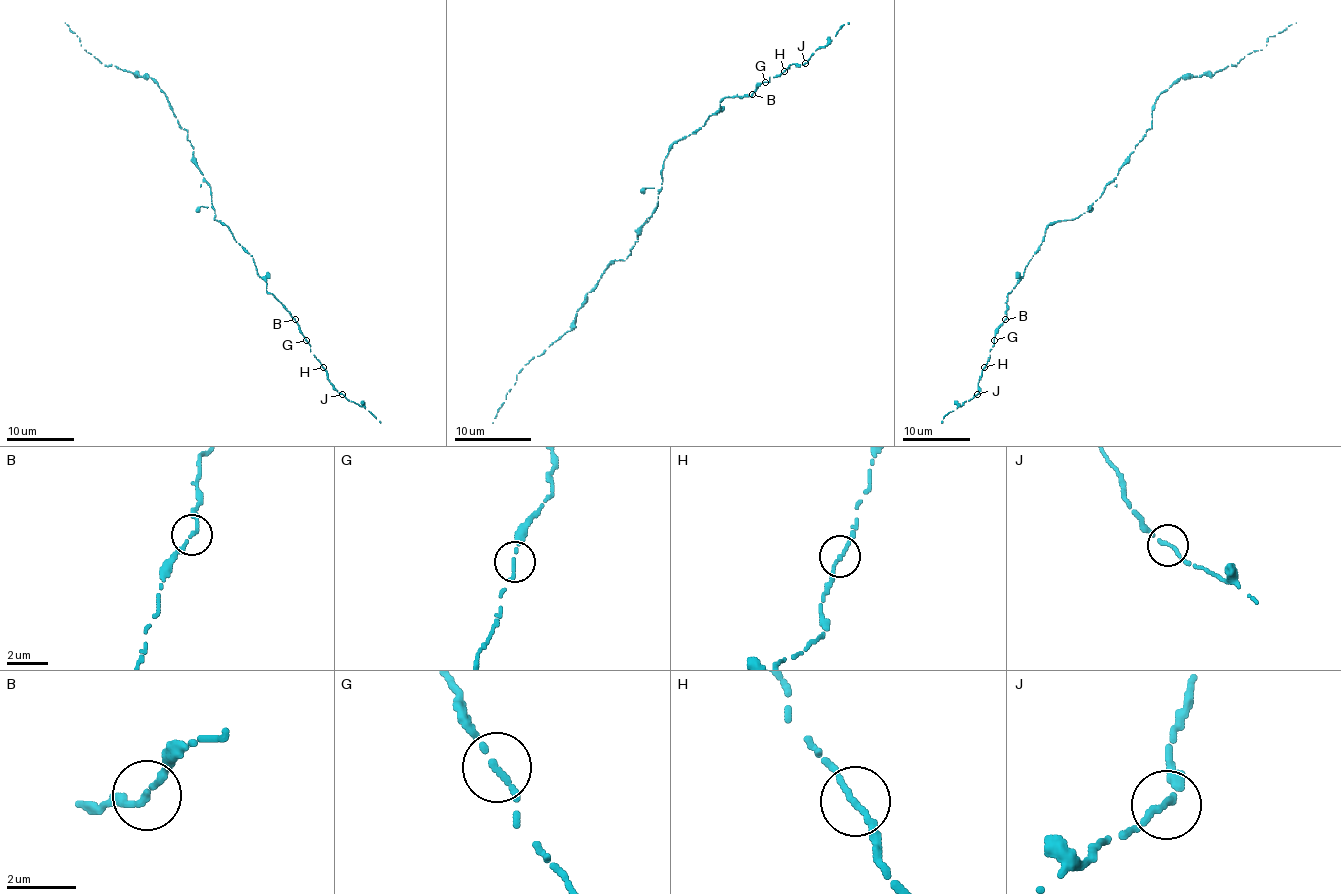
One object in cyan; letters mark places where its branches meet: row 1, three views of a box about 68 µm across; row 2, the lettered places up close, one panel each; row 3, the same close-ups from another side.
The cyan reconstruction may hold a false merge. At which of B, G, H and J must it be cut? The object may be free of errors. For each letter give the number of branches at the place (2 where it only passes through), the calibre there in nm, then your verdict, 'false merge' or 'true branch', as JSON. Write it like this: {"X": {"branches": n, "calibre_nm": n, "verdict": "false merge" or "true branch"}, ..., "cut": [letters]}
{"B": {"branches": 2, "calibre_nm": 170, "verdict": "true branch"}, "G": {"branches": 1, "calibre_nm": 200, "verdict": "true branch"}, "H": {"branches": 2, "calibre_nm": 170, "verdict": "true branch"}, "J": {"branches": 2, "calibre_nm": 170, "verdict": "true branch"}, "cut": []}

